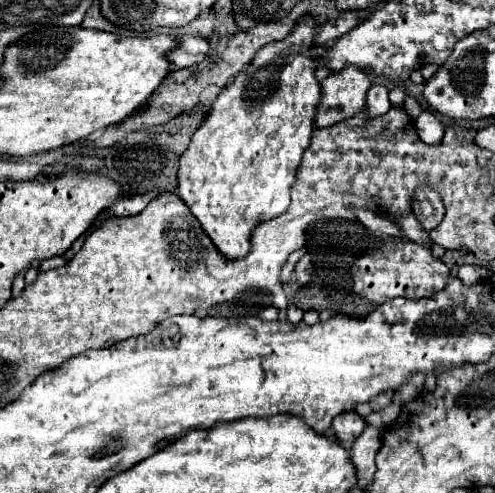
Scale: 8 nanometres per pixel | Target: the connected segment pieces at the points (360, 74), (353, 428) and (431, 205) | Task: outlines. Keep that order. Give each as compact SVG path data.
M347 65L341 73L331 73L321 81L323 95L315 115L317 127L329 127L353 117L365 107L371 79L363 69Z
M349 411L349 413L337 415L337 417L333 419L333 425L331 425L331 427L333 427L339 443L345 445L345 447L351 447L353 441L355 441L355 439L363 433L363 429L367 427L367 421L365 421L361 415L357 415L355 411Z
M421 187L421 189L417 189L413 193L411 201L413 201L413 213L415 213L415 217L419 219L419 223L427 231L435 229L441 223L445 209L443 209L443 201L441 201L439 193L435 193L433 189Z

